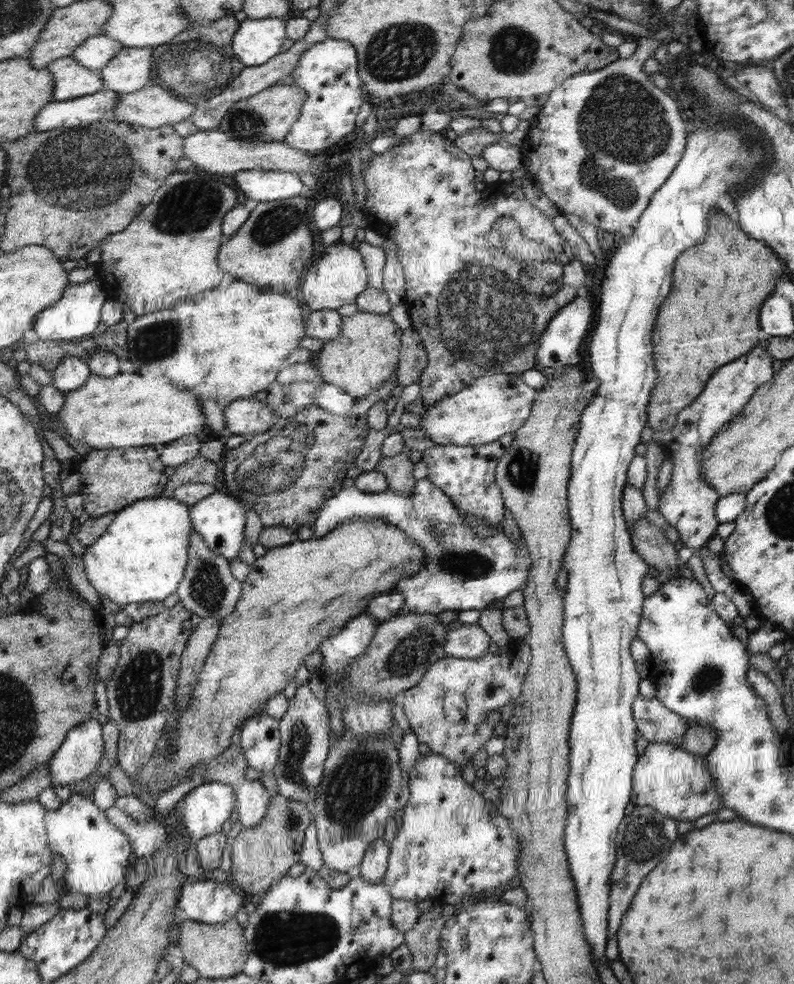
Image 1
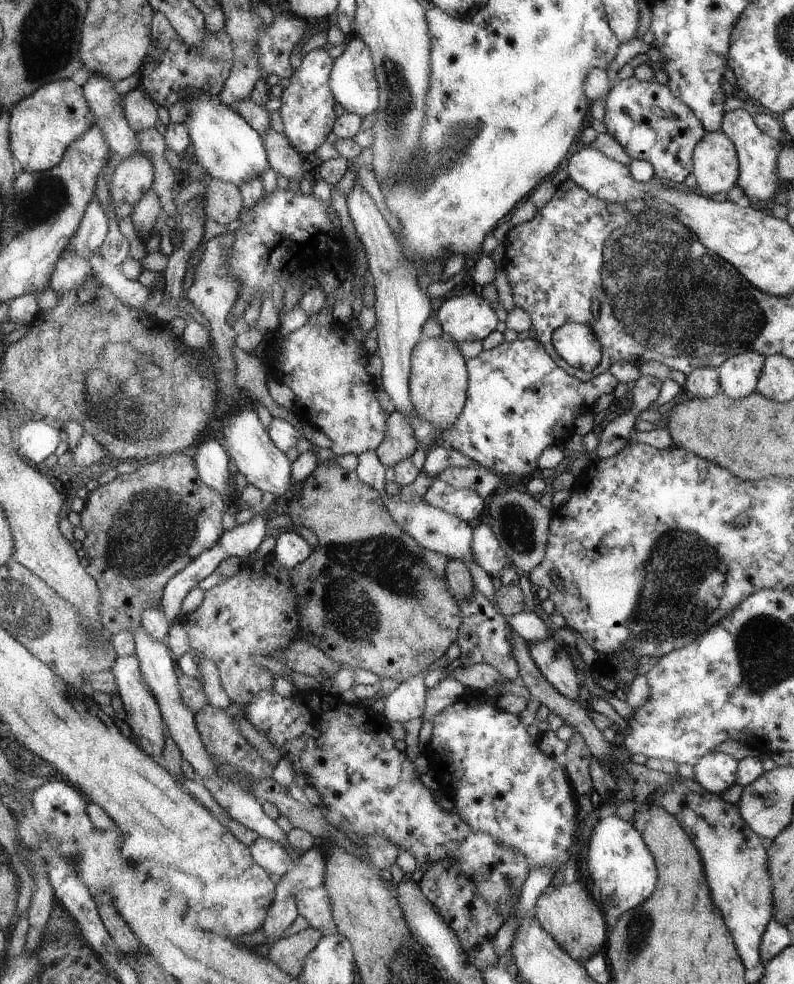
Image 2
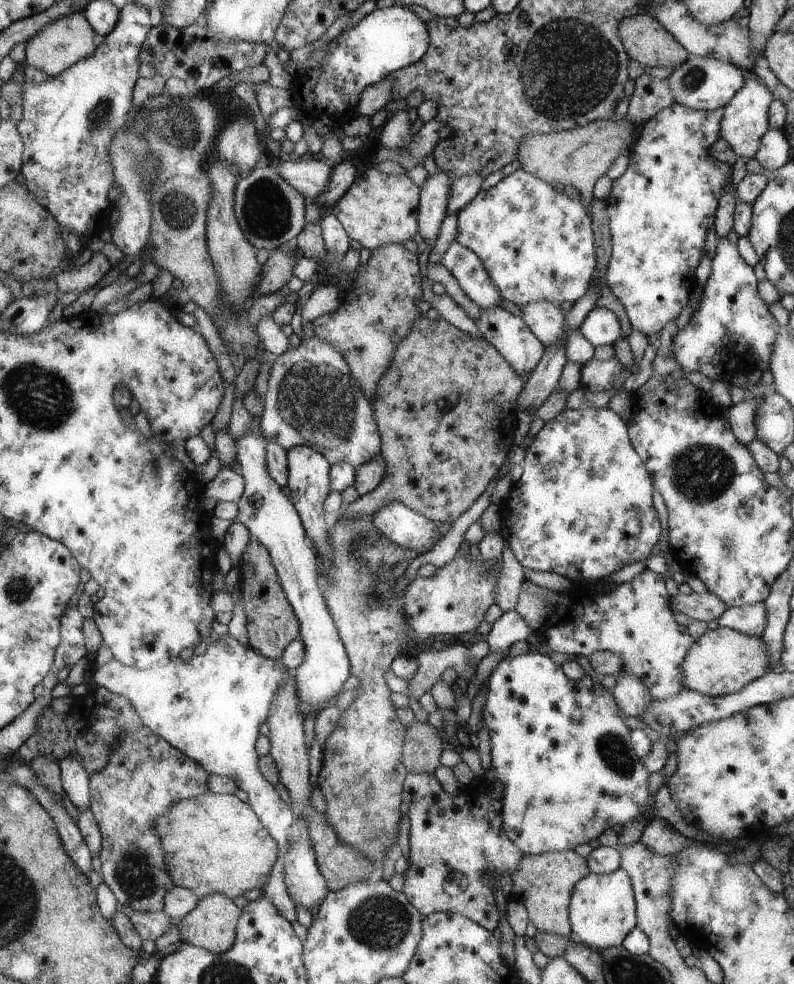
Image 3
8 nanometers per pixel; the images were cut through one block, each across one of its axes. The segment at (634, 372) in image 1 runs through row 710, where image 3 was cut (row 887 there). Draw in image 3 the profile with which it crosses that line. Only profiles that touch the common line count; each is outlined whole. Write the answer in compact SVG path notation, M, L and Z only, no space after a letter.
M622 866L614 872L588 876L578 881L569 902L571 934L593 950L620 947L637 926L637 903L633 894L632 876Z

